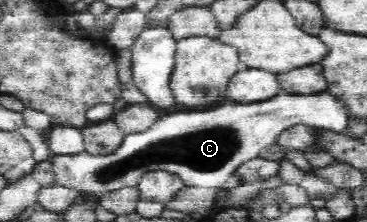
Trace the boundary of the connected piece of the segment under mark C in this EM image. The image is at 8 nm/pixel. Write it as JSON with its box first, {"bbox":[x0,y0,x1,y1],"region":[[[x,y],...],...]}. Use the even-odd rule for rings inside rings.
{"bbox":[49,92,348,199],"region":[[[281,92],[274,98],[262,102],[227,103],[209,111],[179,111],[173,115],[161,116],[145,131],[124,136],[119,147],[115,151],[108,152],[107,155],[91,155],[90,152],[81,151],[77,154],[51,155],[49,161],[55,175],[55,183],[69,189],[76,189],[78,192],[93,193],[97,199],[116,189],[136,187],[139,179],[151,171],[167,171],[177,175],[186,186],[209,188],[215,191],[243,163],[259,157],[259,152],[265,147],[276,145],[281,131],[293,125],[303,124],[343,133],[348,128],[348,118],[347,108],[343,106],[343,102],[339,102],[329,92],[307,95]]]}

